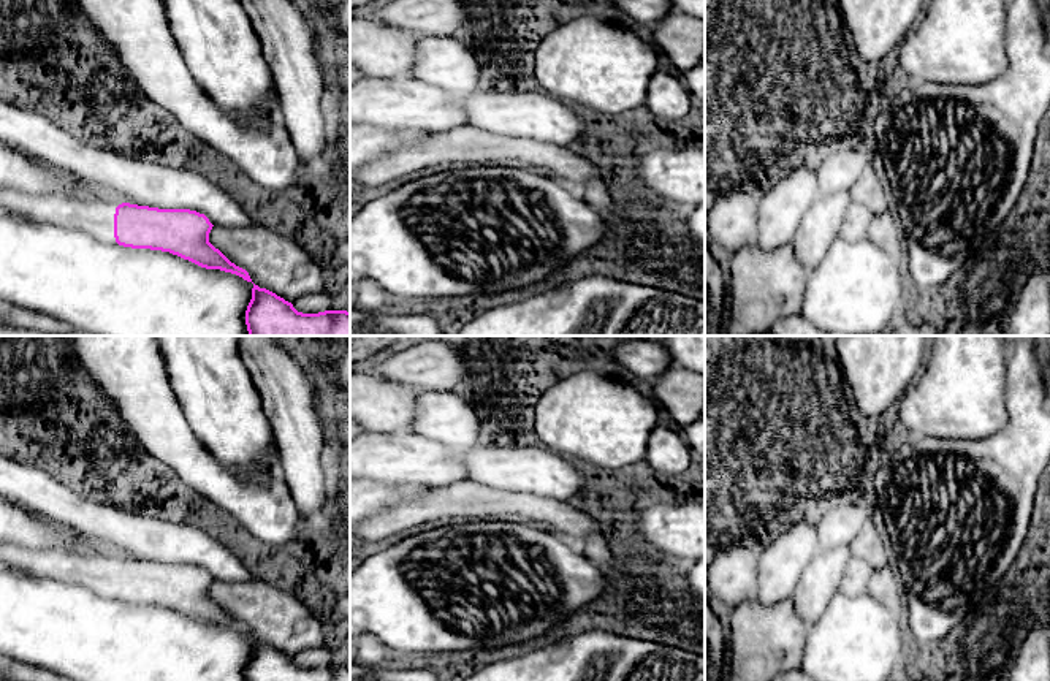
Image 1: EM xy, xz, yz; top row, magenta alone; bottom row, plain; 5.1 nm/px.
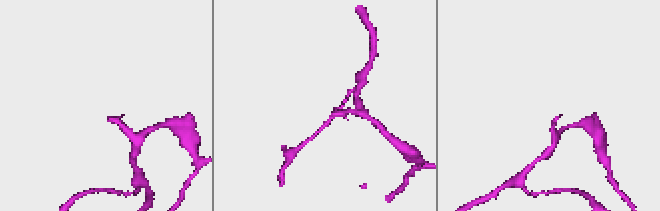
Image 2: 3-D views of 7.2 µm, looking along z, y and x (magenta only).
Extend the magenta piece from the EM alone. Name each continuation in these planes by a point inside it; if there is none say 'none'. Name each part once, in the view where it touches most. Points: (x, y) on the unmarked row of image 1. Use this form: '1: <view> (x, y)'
1: xy (95, 574)

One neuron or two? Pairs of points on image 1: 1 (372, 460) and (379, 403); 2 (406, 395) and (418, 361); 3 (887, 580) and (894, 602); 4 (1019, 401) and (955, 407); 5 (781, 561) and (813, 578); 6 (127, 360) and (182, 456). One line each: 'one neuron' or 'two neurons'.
1: two neurons
2: two neurons
3: one neuron
4: two neurons
5: two neurons
6: one neuron

